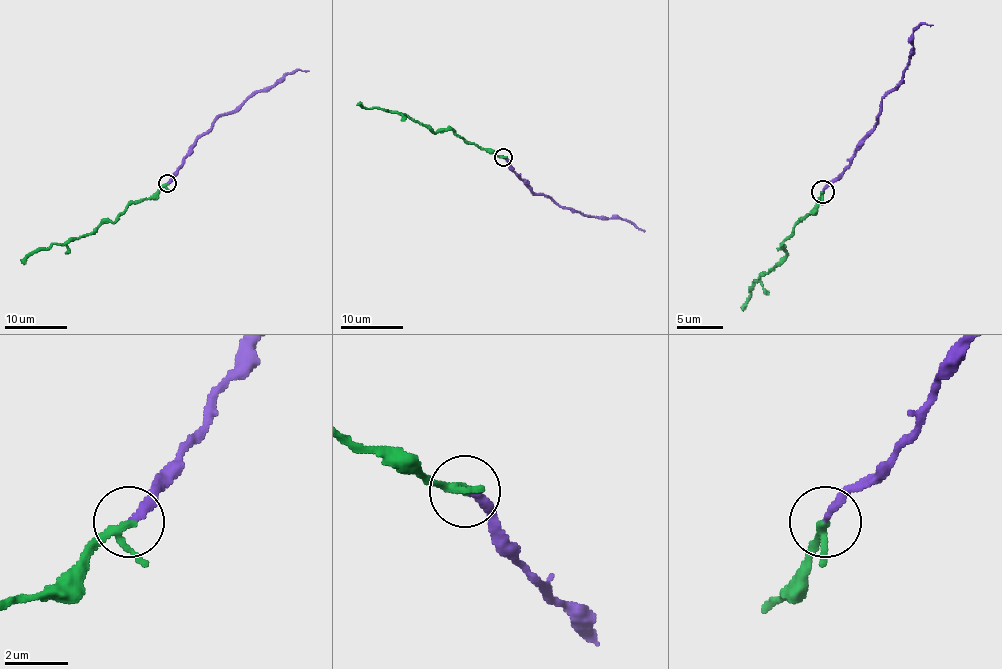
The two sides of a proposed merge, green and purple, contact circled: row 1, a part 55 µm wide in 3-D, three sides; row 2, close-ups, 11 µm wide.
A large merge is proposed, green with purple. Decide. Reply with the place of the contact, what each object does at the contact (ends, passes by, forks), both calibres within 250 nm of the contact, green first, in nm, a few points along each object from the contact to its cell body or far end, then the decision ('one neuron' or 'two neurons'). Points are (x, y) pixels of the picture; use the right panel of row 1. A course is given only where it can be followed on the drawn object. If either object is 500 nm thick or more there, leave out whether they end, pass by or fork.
place (823, 191); green passes by; purple ends; calibres 200 and 240 nm; course green (823, 191), (782, 249), (786, 253), (749, 290), (751, 297), (745, 309); course purple (823, 191), (844, 170), (860, 140), (876, 124), (881, 101), (909, 64), (913, 31), (920, 24), (932, 24); one neuron

